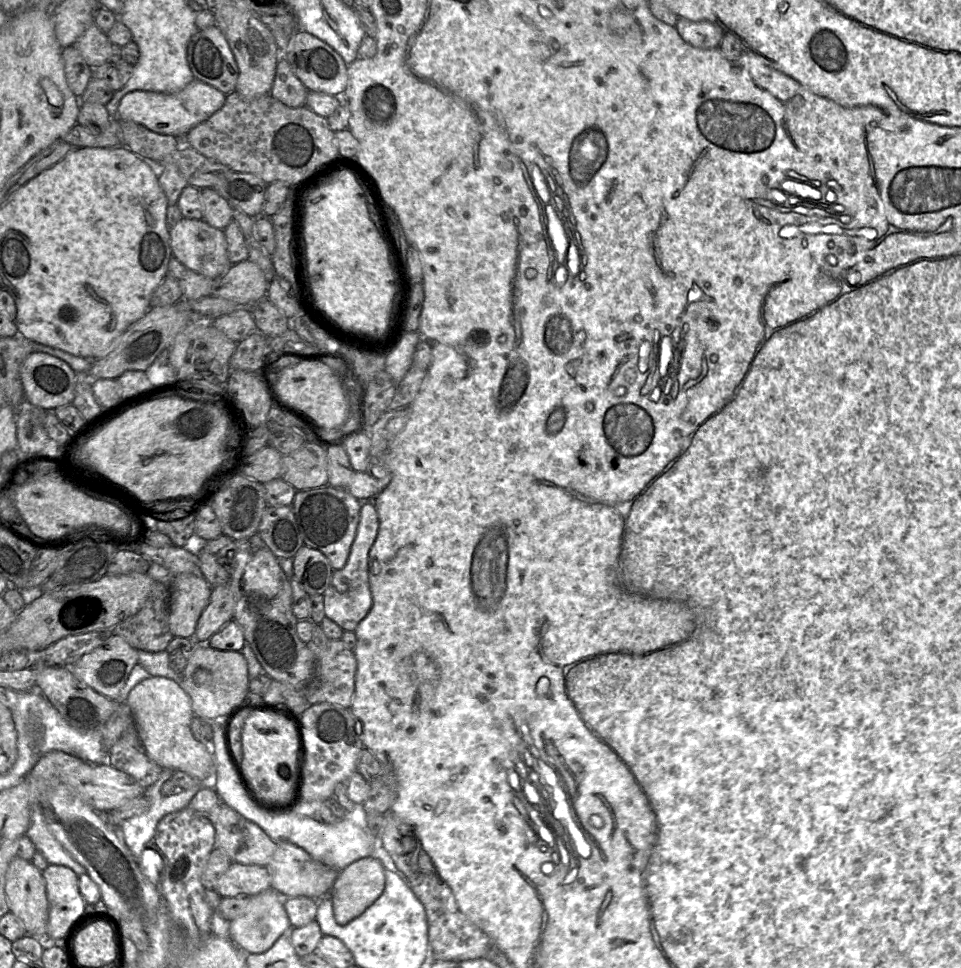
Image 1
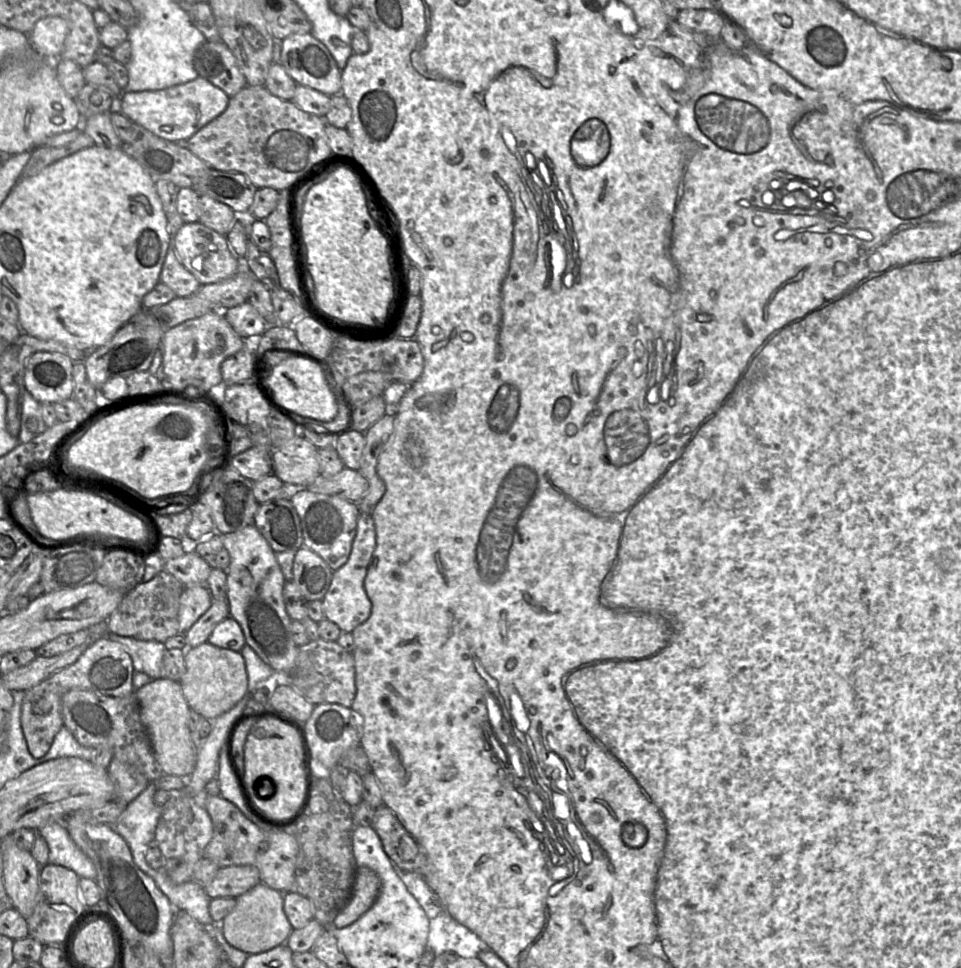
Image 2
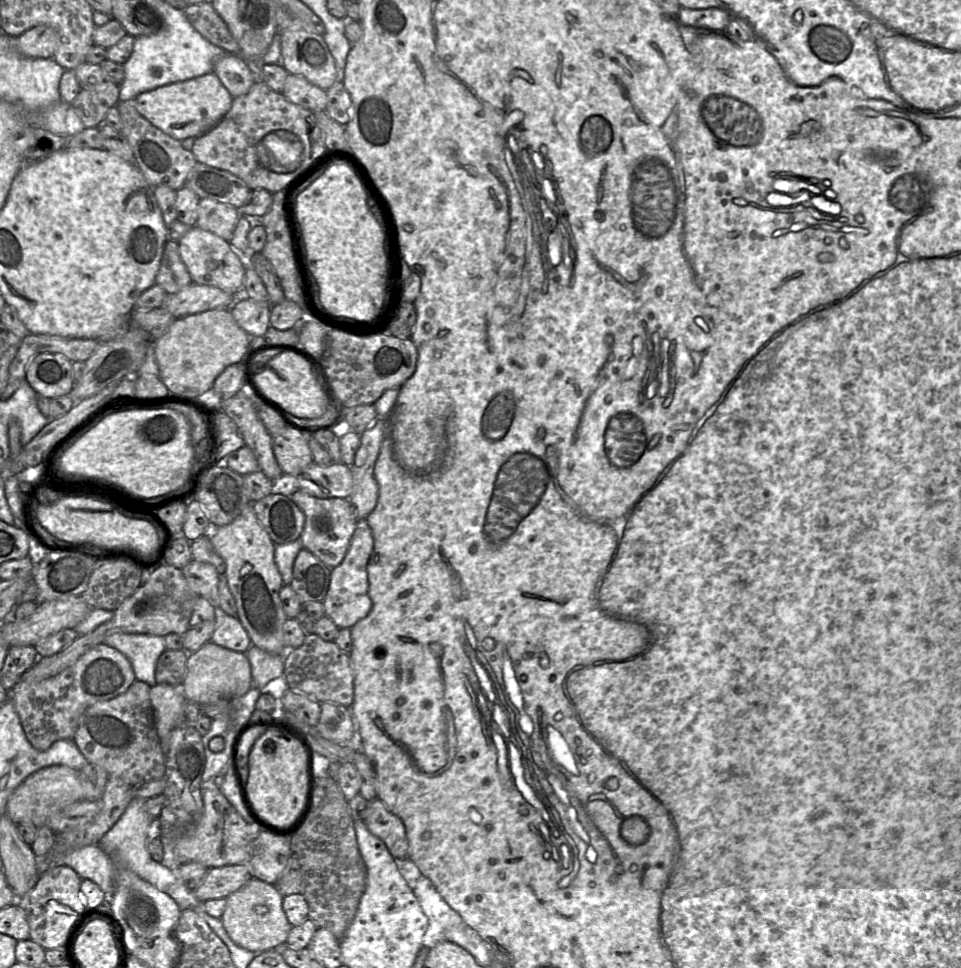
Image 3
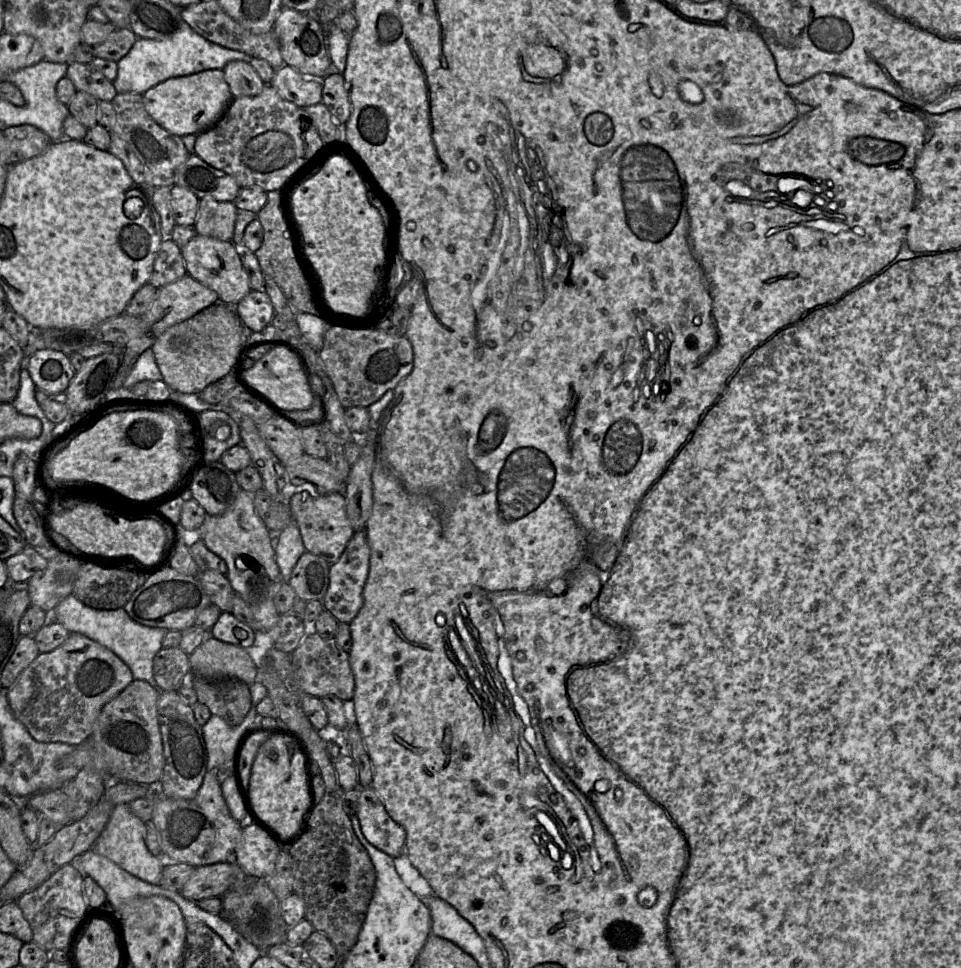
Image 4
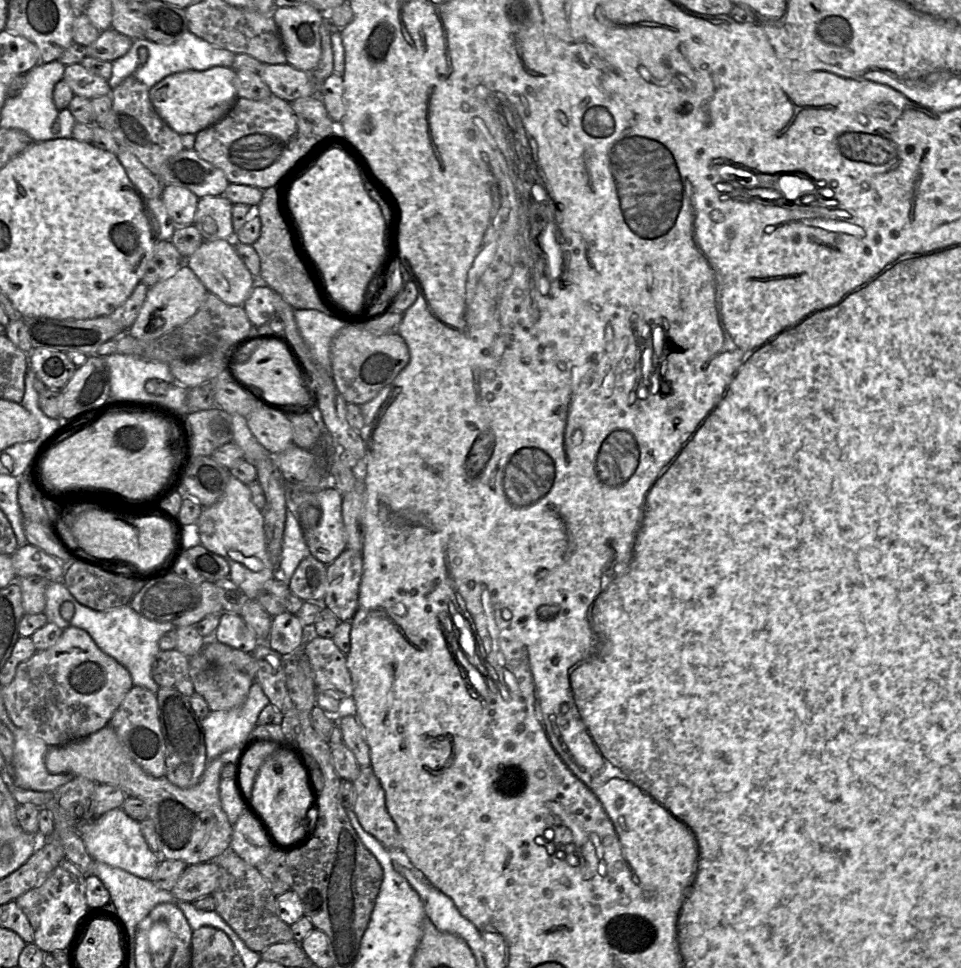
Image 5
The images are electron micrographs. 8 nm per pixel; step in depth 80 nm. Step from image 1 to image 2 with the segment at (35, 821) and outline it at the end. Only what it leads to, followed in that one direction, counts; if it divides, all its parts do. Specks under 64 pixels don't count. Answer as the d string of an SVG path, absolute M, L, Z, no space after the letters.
M50 823L36 831L48 845L49 863L71 869L80 878L96 879L94 864L73 842L62 824Z

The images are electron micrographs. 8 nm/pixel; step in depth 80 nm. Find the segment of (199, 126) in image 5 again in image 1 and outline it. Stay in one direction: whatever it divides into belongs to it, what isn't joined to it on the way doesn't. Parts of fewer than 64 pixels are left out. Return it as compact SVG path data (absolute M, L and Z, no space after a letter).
M194 79L176 93L134 90L125 94L117 109L120 120L132 121L164 135L184 138L196 125L208 119L225 103L226 95L215 87Z

